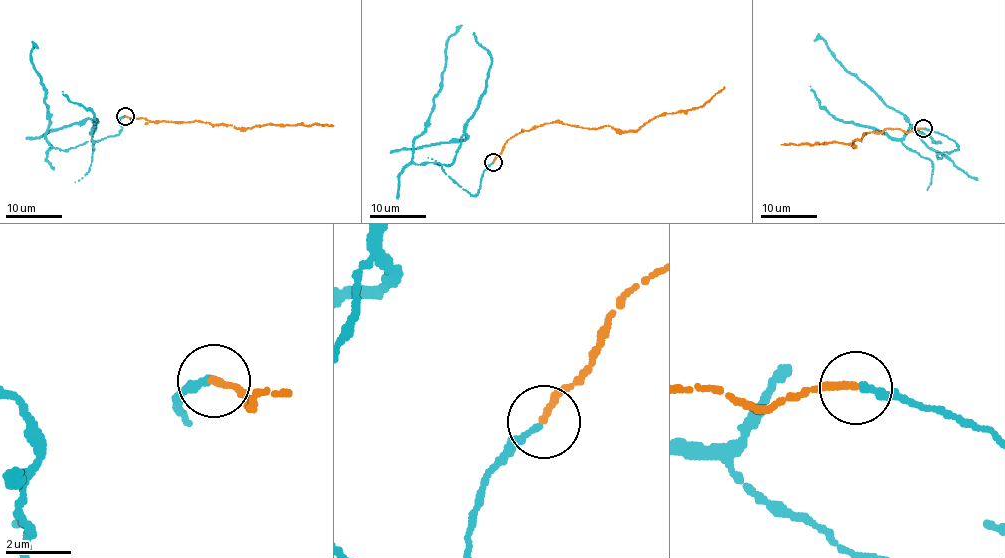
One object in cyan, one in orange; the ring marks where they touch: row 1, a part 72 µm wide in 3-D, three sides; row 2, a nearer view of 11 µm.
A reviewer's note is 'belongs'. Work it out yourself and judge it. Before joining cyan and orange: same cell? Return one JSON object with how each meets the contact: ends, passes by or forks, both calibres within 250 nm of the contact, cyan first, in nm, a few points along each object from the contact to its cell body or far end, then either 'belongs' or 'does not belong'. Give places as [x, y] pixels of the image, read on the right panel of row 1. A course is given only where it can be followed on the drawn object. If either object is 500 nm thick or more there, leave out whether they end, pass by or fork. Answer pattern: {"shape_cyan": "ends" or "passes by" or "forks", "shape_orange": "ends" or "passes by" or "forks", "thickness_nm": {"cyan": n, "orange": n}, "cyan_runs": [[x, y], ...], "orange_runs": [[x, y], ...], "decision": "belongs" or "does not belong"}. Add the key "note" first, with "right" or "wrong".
{"note": "right", "shape_cyan": "ends", "shape_orange": "ends", "thickness_nm": {"cyan": 240, "orange": 240}, "cyan_runs": [[924, 128], [958, 148], [938, 153], [942, 158], [911, 126], [893, 138], [835, 119], [810, 86]], "orange_runs": [[923, 128], [910, 131], [891, 128], [867, 133], [863, 134], [862, 140], [852, 140], [852, 145], [781, 145]], "decision": "belongs"}

